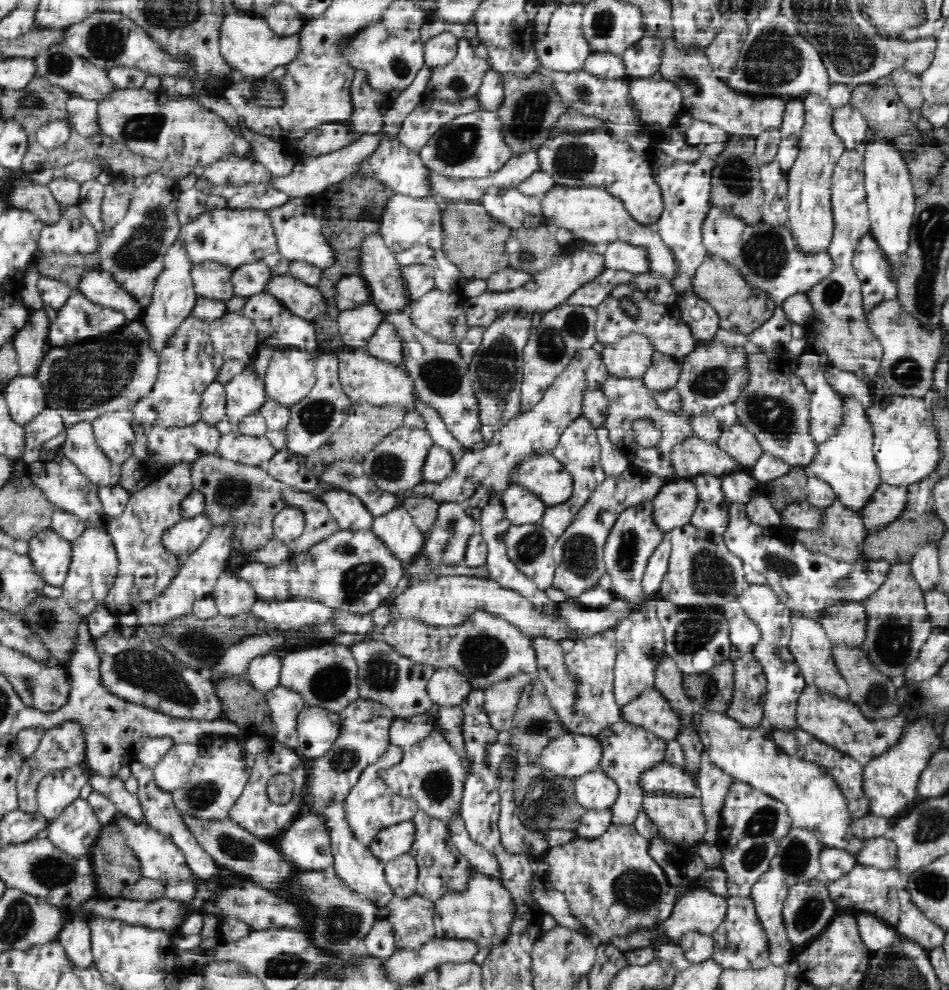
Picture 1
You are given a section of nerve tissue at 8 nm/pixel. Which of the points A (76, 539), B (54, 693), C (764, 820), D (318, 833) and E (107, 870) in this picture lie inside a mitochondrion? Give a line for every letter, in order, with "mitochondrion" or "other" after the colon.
A: other
B: mitochondrion
C: mitochondrion
D: mitochondrion
E: mitochondrion

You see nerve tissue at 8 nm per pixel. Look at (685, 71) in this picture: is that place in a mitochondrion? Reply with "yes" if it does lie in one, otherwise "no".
yes

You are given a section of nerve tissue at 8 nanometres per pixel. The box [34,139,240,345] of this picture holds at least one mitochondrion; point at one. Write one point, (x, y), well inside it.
(140, 248)

